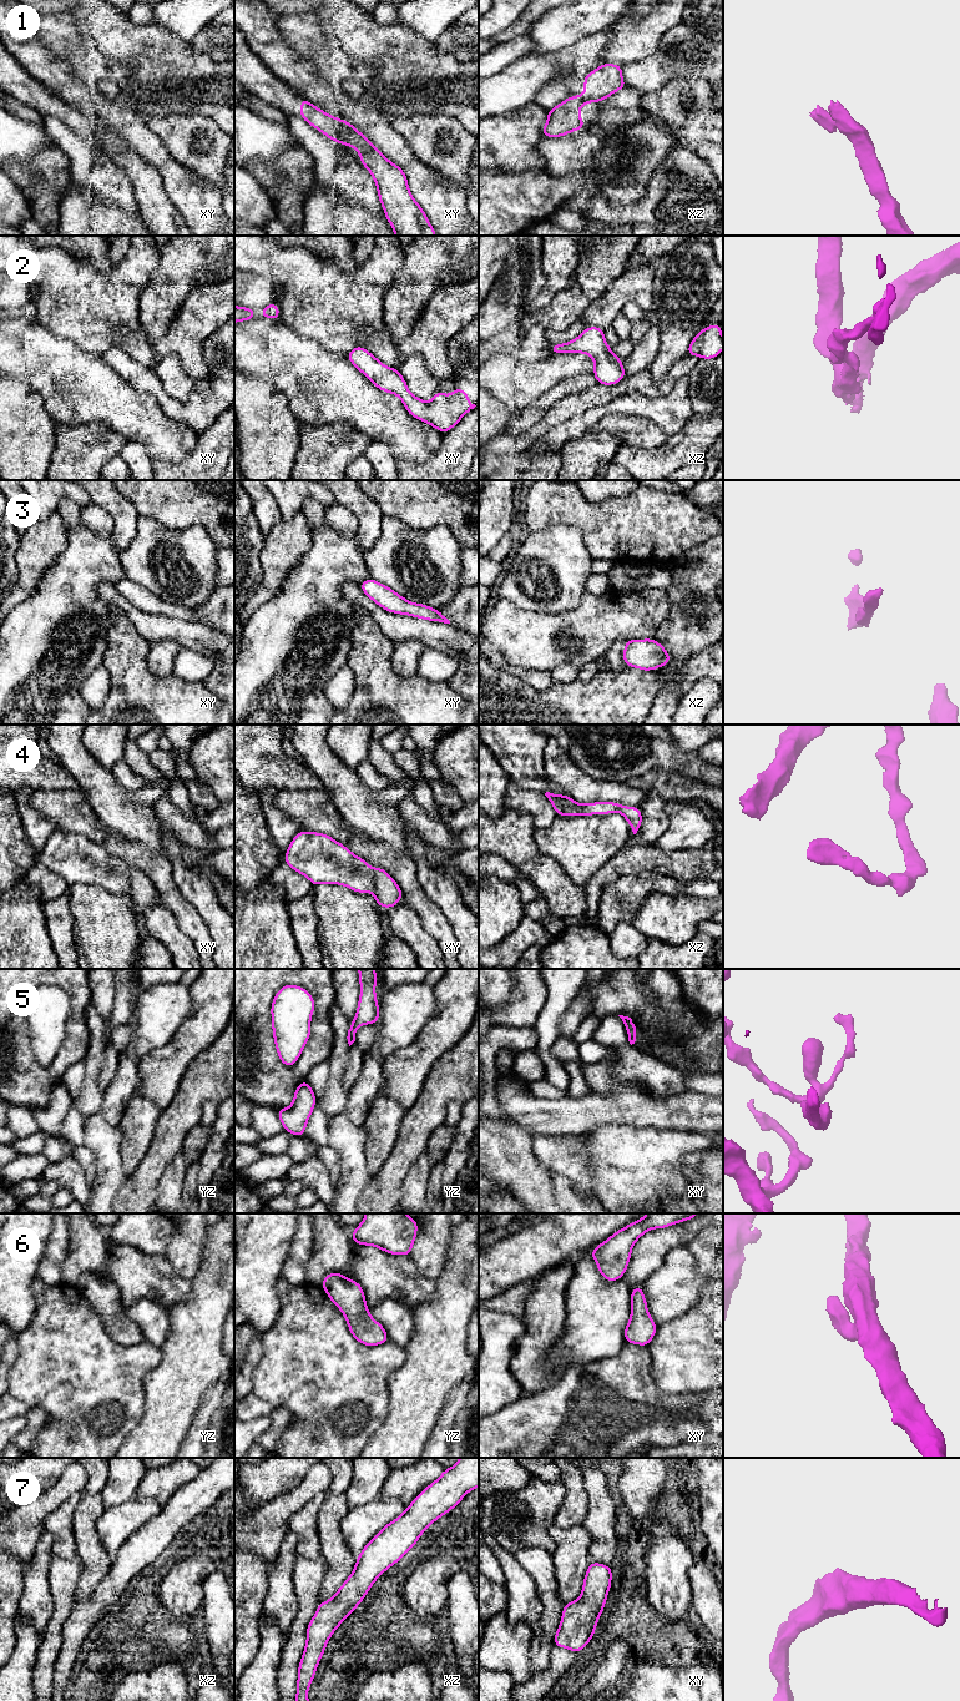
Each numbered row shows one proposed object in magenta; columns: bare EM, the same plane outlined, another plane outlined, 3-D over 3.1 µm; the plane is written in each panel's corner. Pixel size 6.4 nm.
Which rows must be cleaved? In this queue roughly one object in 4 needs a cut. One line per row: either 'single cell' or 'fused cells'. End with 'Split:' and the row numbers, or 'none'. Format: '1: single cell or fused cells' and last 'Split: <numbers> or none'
1: fused cells
2: single cell
3: single cell
4: single cell
5: single cell
6: single cell
7: single cell
Split: 1

